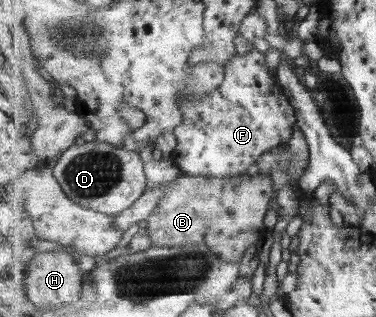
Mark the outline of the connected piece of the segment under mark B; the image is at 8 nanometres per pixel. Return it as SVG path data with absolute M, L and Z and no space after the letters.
M182 174L171 183L169 192L148 217L144 226L152 247L188 247L205 244L212 253L226 262L239 262L243 253L259 239L265 237L267 207L273 199L273 179L269 175L254 177L242 174L217 178Z

